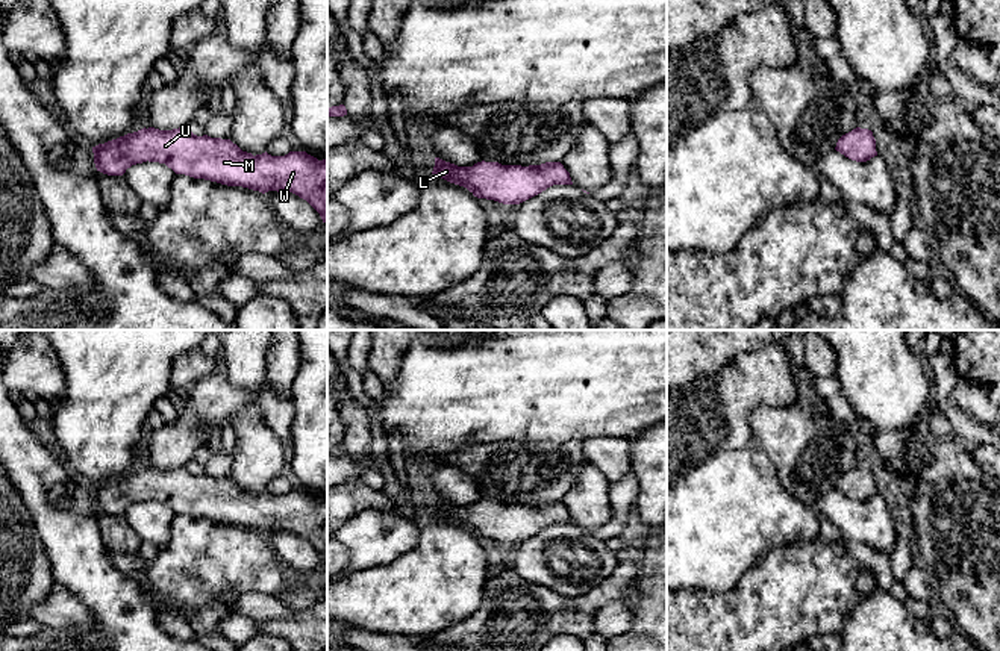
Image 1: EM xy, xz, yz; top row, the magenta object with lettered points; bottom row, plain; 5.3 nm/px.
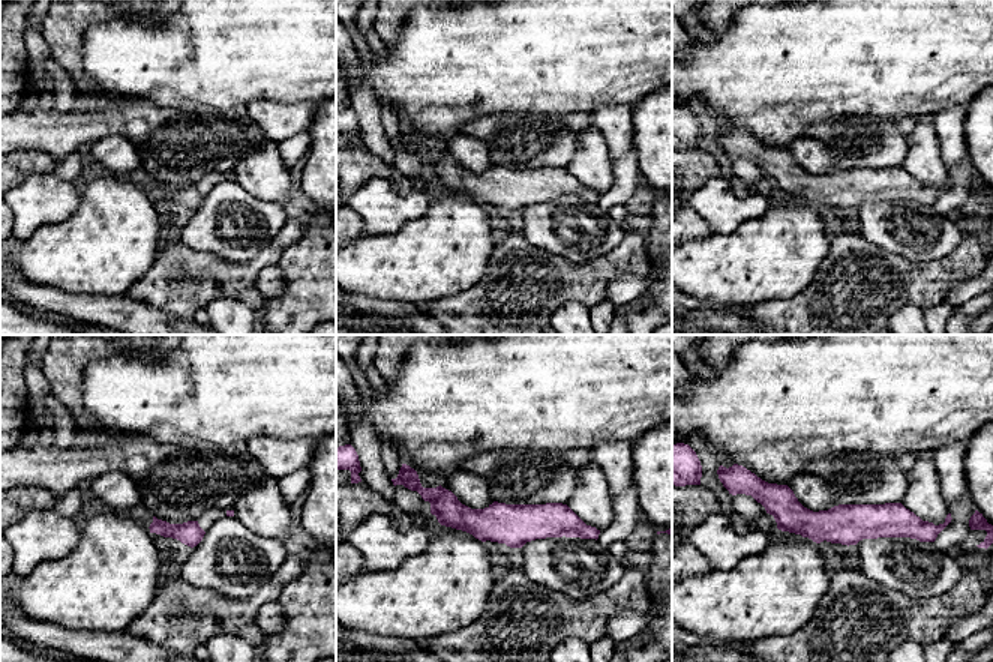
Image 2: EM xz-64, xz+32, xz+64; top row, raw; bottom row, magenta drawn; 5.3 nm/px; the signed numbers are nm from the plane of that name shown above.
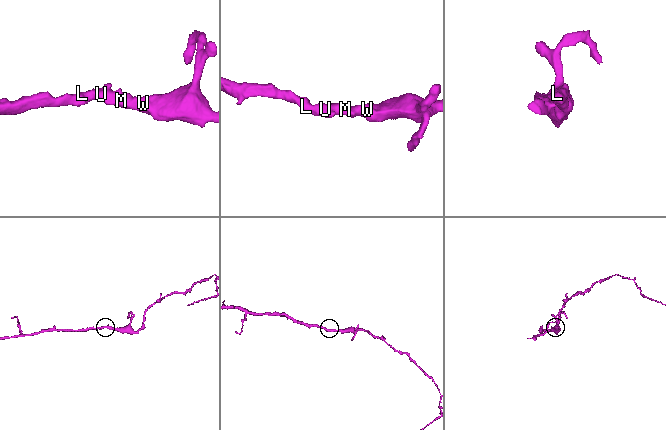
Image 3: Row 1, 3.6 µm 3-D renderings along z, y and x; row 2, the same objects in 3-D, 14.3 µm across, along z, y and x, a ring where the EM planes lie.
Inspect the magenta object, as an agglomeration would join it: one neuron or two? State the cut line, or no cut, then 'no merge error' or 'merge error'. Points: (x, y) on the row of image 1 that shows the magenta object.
no cut; no merge error

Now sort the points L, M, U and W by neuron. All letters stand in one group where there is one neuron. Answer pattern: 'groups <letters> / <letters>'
groups L M U W

